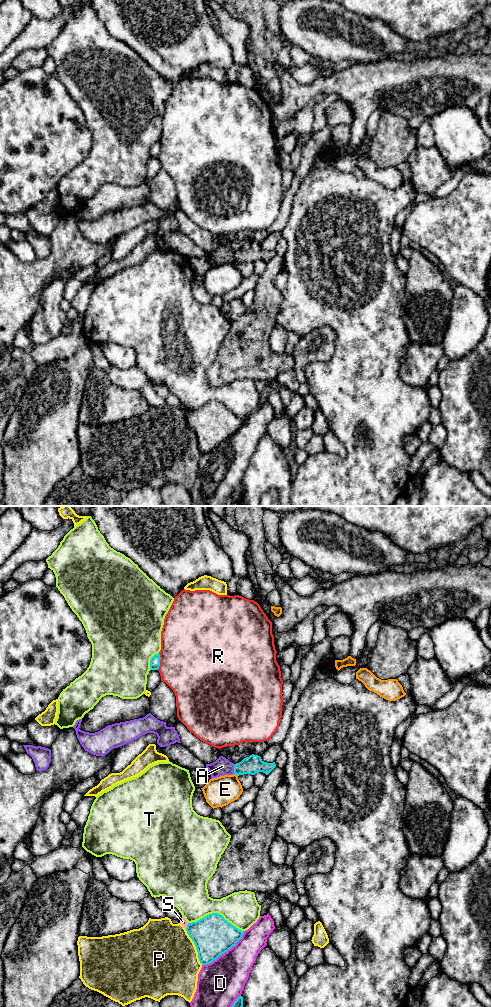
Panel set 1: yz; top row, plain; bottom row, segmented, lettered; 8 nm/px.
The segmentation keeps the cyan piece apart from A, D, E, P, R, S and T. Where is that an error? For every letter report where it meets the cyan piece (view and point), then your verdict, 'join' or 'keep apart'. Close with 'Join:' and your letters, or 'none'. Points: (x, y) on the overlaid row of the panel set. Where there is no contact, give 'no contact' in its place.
A: yz (234, 769) | keep apart
D: yz (225, 951) | keep apart
E: yz (236, 774) | keep apart
P: yz (196, 947) | keep apart
R: yz (159, 661) | keep apart
S: yz (187, 926) | keep apart
T: yz (216, 913) | keep apart
Join: none

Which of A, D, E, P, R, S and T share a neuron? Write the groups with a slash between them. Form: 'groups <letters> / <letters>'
groups A S / D / E / P / R / T

